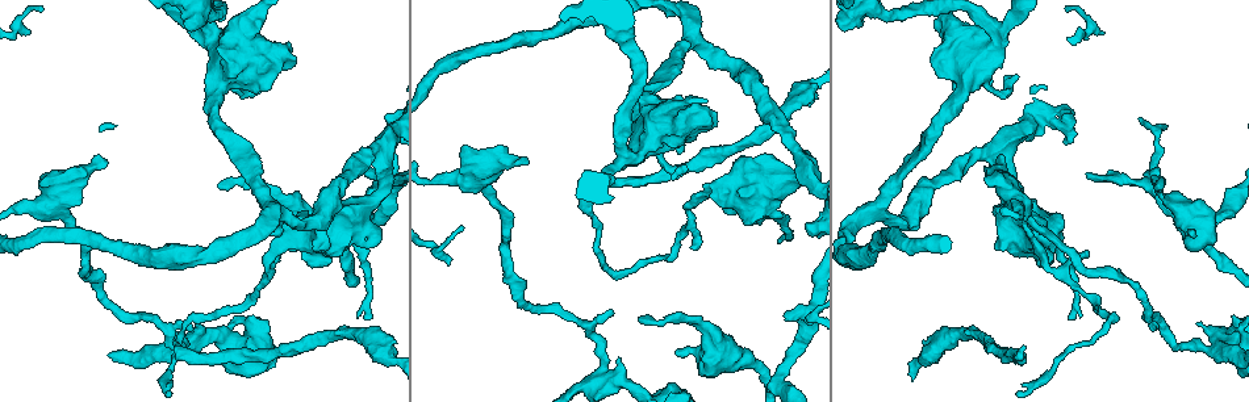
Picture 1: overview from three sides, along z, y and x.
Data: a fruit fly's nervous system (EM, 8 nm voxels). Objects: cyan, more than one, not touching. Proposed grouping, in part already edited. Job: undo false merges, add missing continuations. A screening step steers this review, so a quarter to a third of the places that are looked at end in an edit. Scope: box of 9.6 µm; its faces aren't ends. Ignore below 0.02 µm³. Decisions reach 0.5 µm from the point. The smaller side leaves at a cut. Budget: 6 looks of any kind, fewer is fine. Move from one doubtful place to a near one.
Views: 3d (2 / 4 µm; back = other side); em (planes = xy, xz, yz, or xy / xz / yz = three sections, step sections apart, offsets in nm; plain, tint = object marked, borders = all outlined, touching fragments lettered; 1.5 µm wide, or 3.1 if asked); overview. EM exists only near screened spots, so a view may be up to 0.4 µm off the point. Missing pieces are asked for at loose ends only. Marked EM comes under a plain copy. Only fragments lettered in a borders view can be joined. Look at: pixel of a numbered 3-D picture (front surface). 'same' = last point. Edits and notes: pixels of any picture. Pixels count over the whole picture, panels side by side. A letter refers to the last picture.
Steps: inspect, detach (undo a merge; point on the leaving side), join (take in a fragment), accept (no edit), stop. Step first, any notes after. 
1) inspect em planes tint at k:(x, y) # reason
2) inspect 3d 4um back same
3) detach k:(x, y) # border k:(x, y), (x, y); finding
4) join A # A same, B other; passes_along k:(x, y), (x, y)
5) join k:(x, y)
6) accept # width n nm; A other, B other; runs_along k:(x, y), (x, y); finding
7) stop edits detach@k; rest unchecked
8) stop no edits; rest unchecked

inspect em xy step 4 tint at 1:(676, 354) # branch stops here

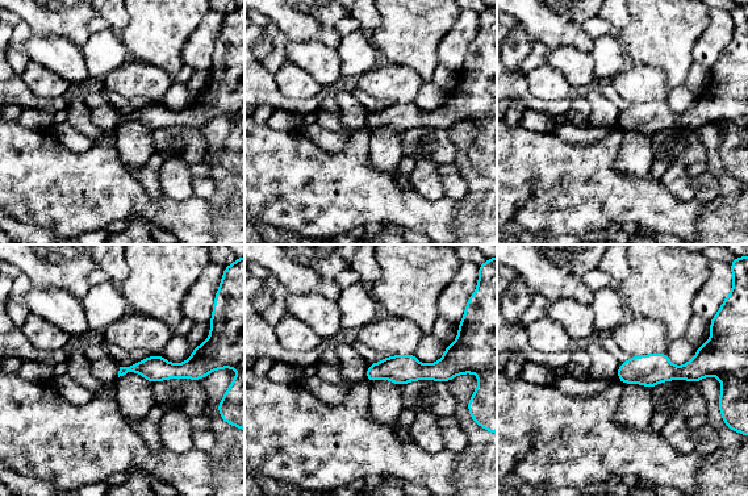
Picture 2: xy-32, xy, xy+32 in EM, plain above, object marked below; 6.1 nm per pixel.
inspect em planes borders same

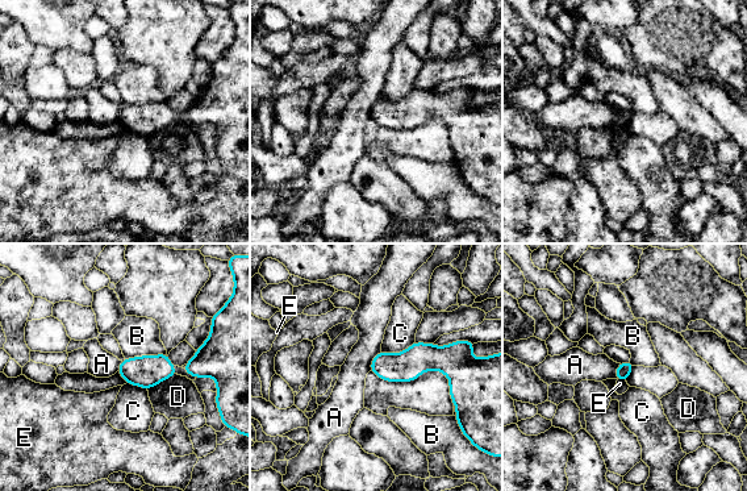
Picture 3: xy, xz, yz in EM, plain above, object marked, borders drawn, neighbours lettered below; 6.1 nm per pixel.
accept # A other, B other, C other, D other, E other; runs_along 3:(455, 363), (374, 367); none of them fits

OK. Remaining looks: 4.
inspect 3d 4um at 1:(527, 164) # branch stops here

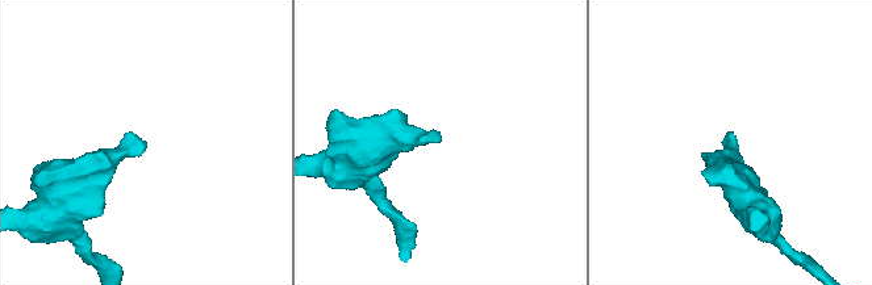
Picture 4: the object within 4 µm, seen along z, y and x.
inspect em xz step 8 tint at 4:(440, 141) # shape alone is not enough

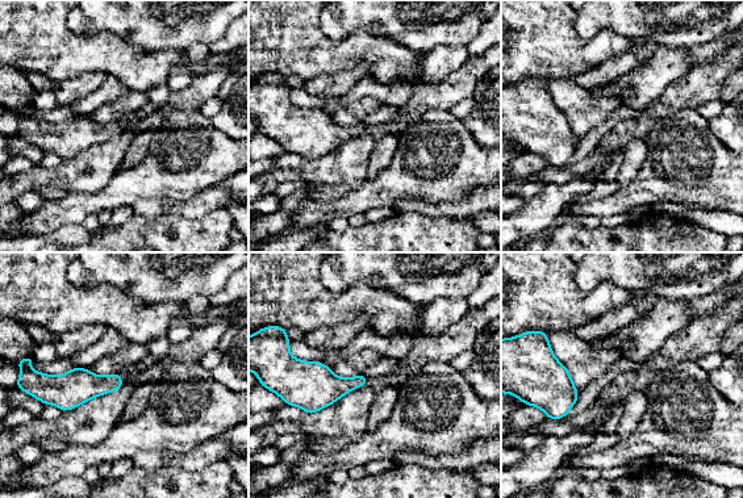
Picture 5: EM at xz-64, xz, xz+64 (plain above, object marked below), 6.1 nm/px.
inspect em planes borders same

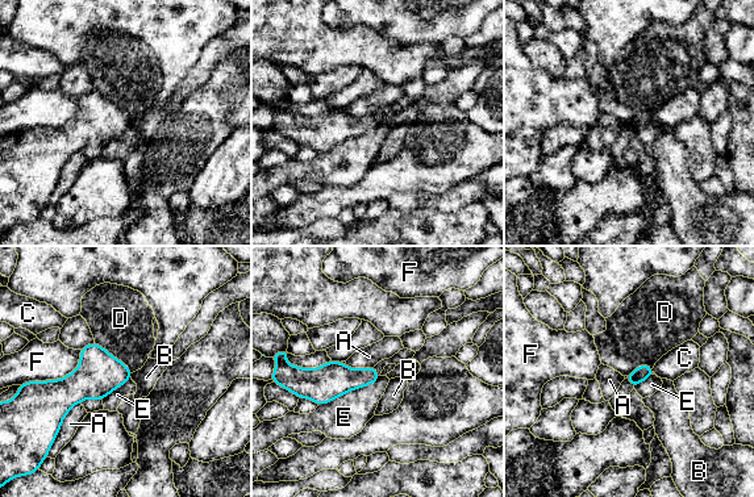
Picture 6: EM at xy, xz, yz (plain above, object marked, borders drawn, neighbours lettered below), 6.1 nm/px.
accept # A other, B other, C other, D other, E other, F other; border 6:(130, 374), (132, 378); none of them fits

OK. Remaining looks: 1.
stop no edits; rest unchecked

